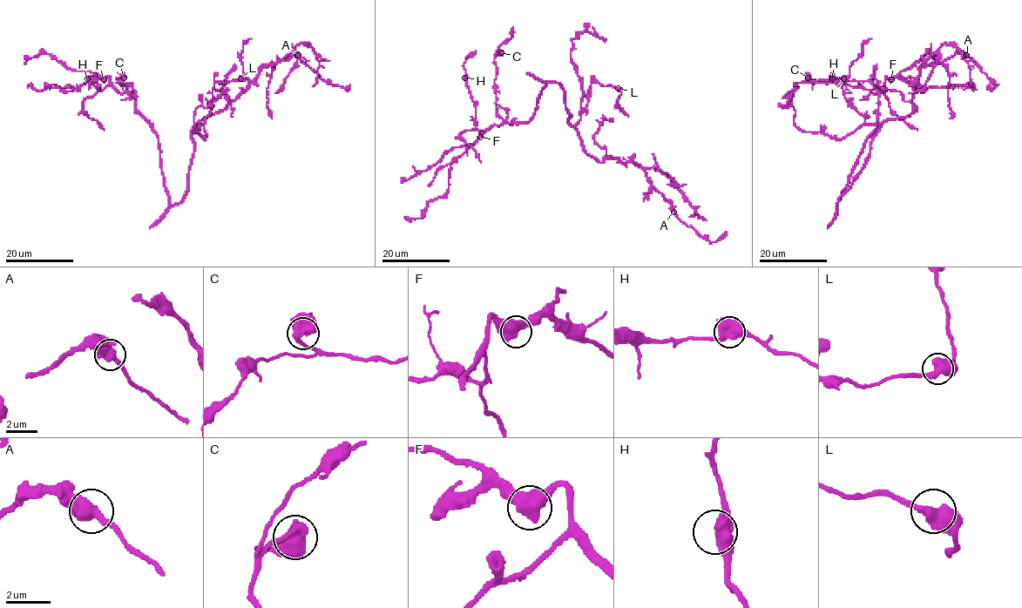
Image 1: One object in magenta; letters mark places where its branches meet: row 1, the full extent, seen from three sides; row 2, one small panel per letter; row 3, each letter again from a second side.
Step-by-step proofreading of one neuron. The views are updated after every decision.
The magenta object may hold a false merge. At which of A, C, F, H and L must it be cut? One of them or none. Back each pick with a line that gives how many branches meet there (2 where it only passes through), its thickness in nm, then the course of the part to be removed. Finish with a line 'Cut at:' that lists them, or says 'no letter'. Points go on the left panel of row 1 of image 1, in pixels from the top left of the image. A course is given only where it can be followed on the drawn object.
Cut at: no letter

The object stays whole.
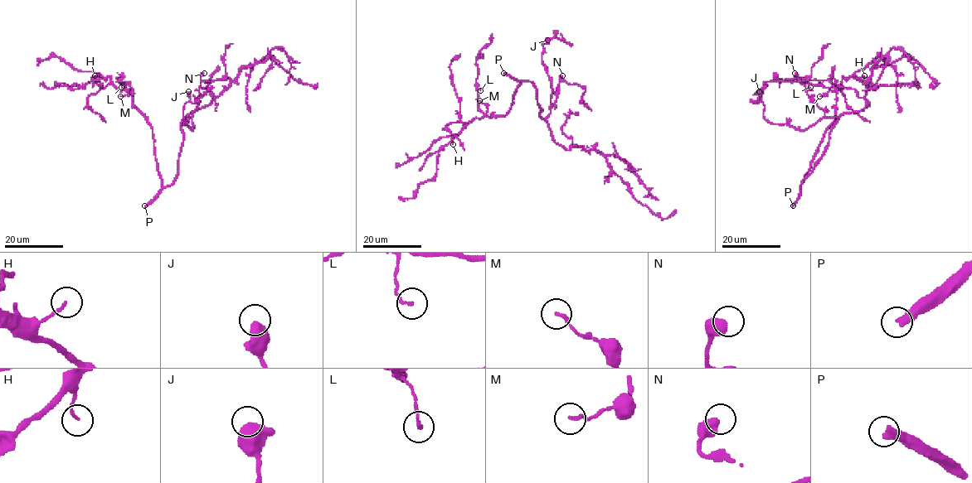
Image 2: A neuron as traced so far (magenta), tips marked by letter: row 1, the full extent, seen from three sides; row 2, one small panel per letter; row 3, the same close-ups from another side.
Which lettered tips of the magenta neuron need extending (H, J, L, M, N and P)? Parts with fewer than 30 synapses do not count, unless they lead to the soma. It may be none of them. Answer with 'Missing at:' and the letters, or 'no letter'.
Missing at: P

